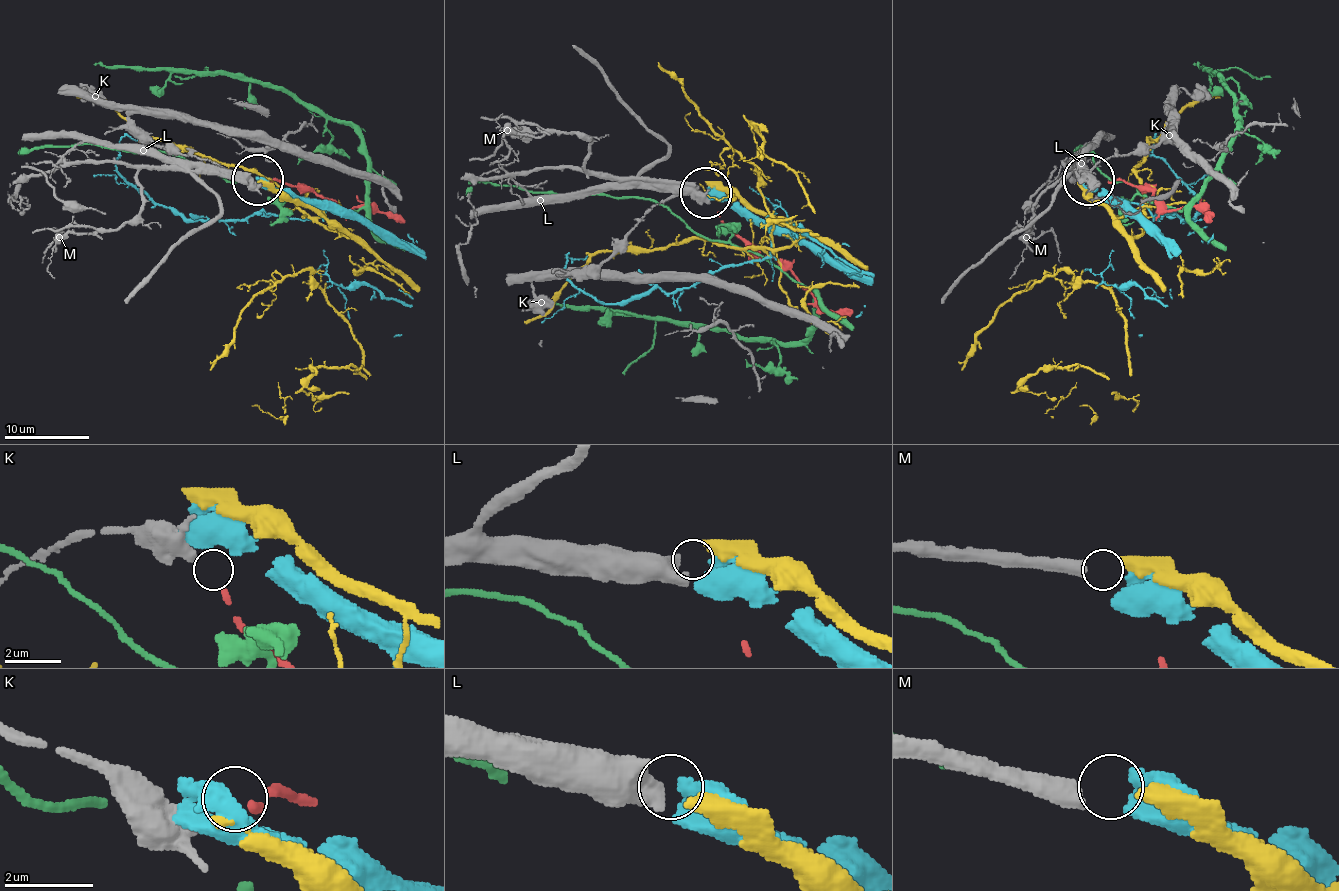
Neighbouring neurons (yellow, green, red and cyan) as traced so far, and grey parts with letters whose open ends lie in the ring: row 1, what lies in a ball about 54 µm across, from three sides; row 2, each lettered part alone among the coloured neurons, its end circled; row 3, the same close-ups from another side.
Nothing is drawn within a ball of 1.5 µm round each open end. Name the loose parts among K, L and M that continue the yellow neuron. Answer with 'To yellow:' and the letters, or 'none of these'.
To yellow: M

